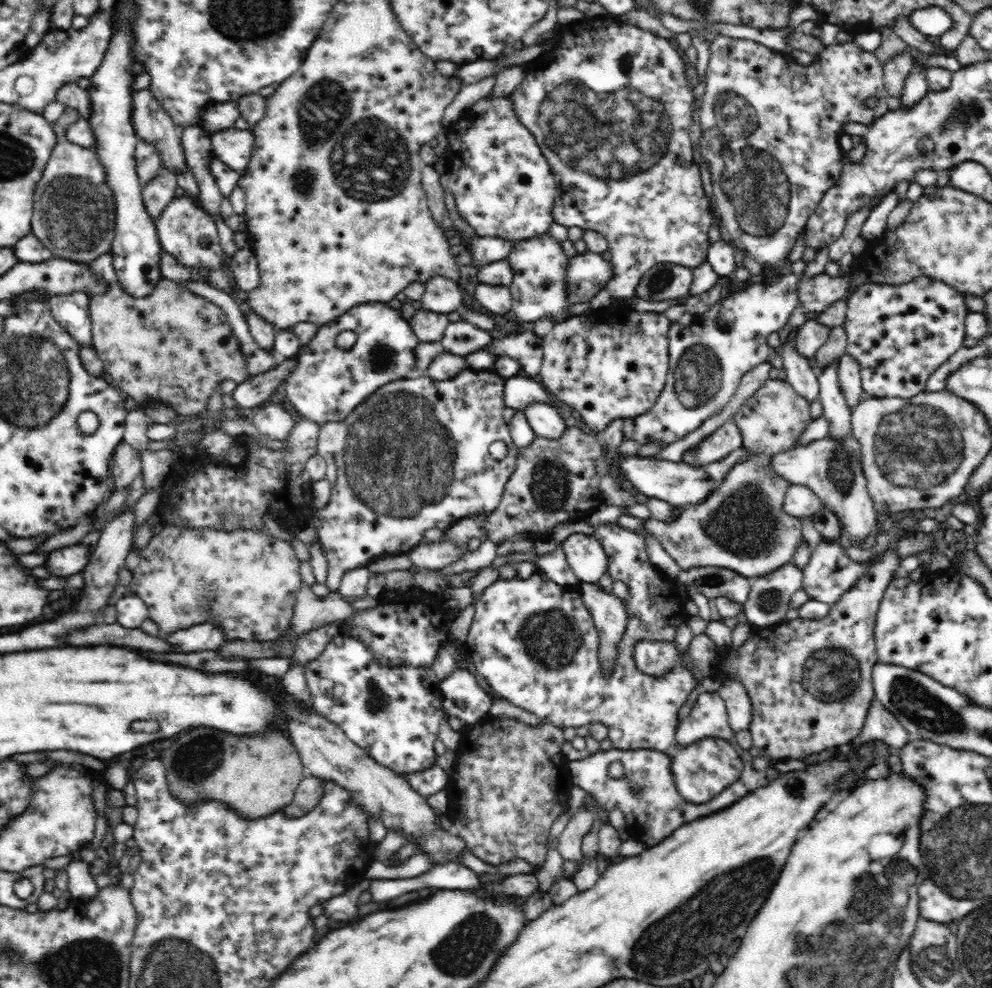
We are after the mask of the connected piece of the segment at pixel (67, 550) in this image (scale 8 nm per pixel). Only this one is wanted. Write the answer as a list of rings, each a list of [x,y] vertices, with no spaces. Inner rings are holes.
[[[76,544],[48,553],[42,566],[45,566],[51,575],[66,578],[81,573],[86,568],[88,560],[88,546]]]

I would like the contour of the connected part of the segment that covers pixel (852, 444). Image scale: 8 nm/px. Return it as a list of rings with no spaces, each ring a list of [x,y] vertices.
[[[852,432],[846,438],[814,440],[806,446],[794,446],[790,450],[770,457],[770,471],[791,485],[808,487],[821,500],[823,506],[831,510],[846,530],[846,534],[855,542],[860,542],[872,534],[876,527],[876,516],[866,477],[860,464],[860,443]]]

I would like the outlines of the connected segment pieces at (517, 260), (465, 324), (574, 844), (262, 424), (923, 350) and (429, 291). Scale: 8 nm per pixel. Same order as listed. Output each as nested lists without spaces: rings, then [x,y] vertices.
[[[549,233],[514,241],[512,252],[508,253],[506,260],[514,273],[508,288],[511,292],[512,311],[518,320],[535,322],[540,318],[554,318],[559,323],[570,318],[566,312],[572,304],[565,295],[565,274],[569,258],[562,251],[560,242]]]
[[[461,319],[456,322],[449,322],[440,342],[446,353],[465,357],[484,349],[493,342],[493,338],[489,332],[476,328],[467,320]]]
[[[584,805],[574,813],[564,832],[558,838],[558,851],[563,860],[580,862],[583,859],[582,840],[592,830],[596,816]]]
[[[278,404],[260,407],[260,410],[256,410],[256,414],[252,416],[252,423],[270,440],[286,440],[295,425],[292,416]]]
[[[917,276],[904,284],[862,284],[847,298],[844,331],[848,335],[846,355],[860,365],[862,388],[867,397],[910,400],[926,391],[928,378],[964,347],[965,318],[969,313],[964,293],[942,281]]]
[[[434,276],[425,282],[424,296],[419,305],[422,309],[447,315],[460,310],[462,301],[458,283],[445,276]]]

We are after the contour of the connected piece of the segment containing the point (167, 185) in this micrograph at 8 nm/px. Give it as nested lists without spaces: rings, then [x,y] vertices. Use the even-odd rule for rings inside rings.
[[[160,167],[152,180],[146,181],[143,185],[142,196],[148,215],[155,220],[169,202],[176,198],[177,174],[168,169]]]

